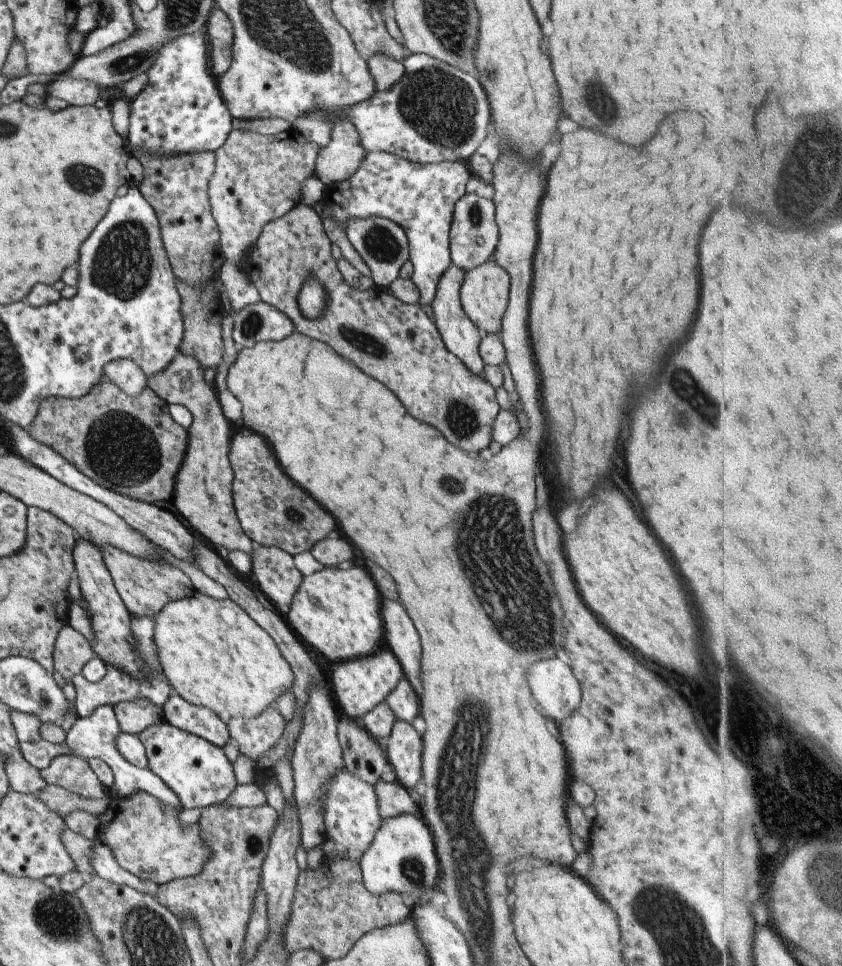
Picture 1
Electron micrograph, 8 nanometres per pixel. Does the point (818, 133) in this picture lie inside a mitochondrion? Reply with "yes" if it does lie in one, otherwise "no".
yes

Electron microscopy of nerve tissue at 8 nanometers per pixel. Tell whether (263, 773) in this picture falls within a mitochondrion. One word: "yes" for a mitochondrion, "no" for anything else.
no

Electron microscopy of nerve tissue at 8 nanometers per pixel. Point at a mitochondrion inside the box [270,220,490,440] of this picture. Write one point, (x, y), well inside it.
(372, 346)

